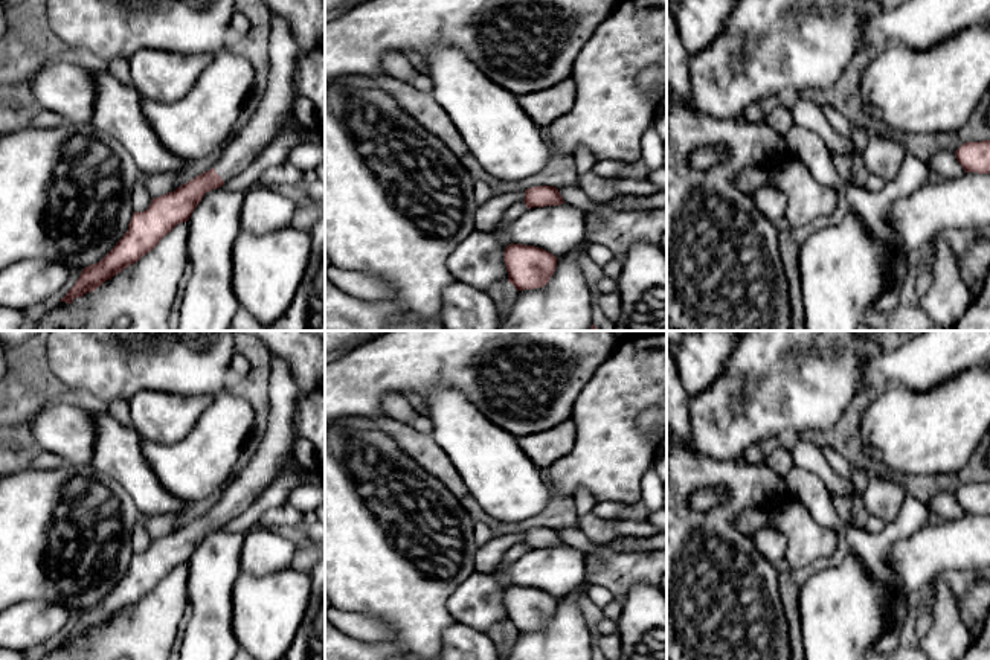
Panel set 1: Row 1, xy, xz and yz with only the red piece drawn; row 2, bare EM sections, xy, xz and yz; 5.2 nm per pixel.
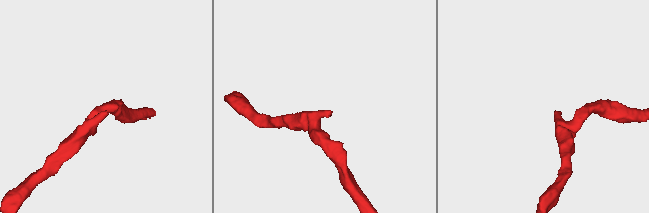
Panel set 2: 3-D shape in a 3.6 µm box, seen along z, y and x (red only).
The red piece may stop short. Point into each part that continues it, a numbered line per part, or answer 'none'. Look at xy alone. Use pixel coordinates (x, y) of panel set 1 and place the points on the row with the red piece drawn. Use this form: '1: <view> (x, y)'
1: xy (278, 102)

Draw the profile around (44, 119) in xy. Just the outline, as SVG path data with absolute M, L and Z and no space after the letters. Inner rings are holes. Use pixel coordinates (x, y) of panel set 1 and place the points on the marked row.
M41 108L41 111L31 120L32 128L56 128L66 120L53 111Z

